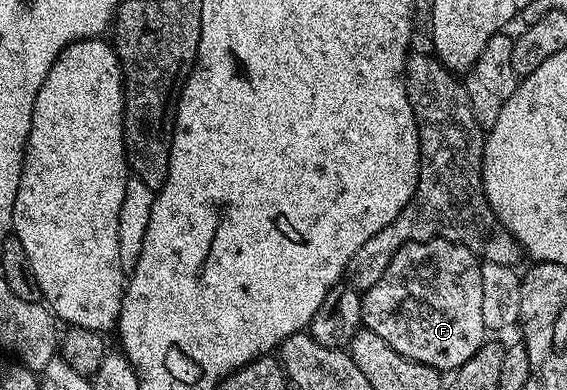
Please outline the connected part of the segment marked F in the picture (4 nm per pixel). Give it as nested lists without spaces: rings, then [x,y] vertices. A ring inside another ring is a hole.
[[[432,237],[429,241],[408,241],[394,253],[379,283],[364,290],[361,323],[364,328],[379,335],[383,343],[399,351],[399,355],[438,371],[456,371],[487,340],[487,330],[483,323],[481,261],[467,247],[454,241],[445,241],[441,237]]]

